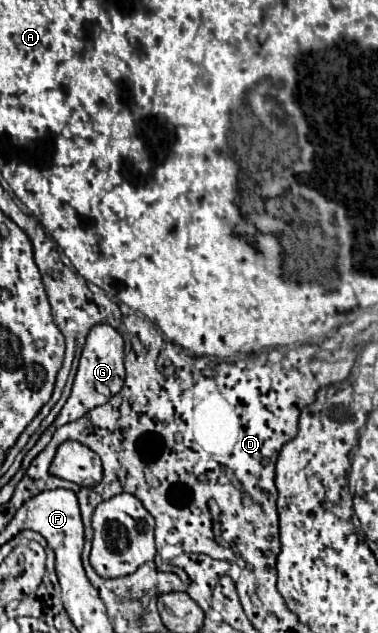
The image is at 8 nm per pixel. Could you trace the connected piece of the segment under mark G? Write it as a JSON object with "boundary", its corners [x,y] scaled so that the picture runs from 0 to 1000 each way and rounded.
{"boundary":[[[280,513],[243,517],[228,532],[222,551],[217,551],[190,621],[185,621],[175,640],[164,643],[159,656],[138,668],[132,681],[122,681],[122,684],[138,684],[143,678],[153,678],[185,665],[201,665],[206,659],[228,656],[238,646],[249,646],[259,640],[275,640],[296,624],[307,624],[323,615],[323,608],[328,608],[328,539],[323,539],[323,532],[296,517],[280,517]]]}

